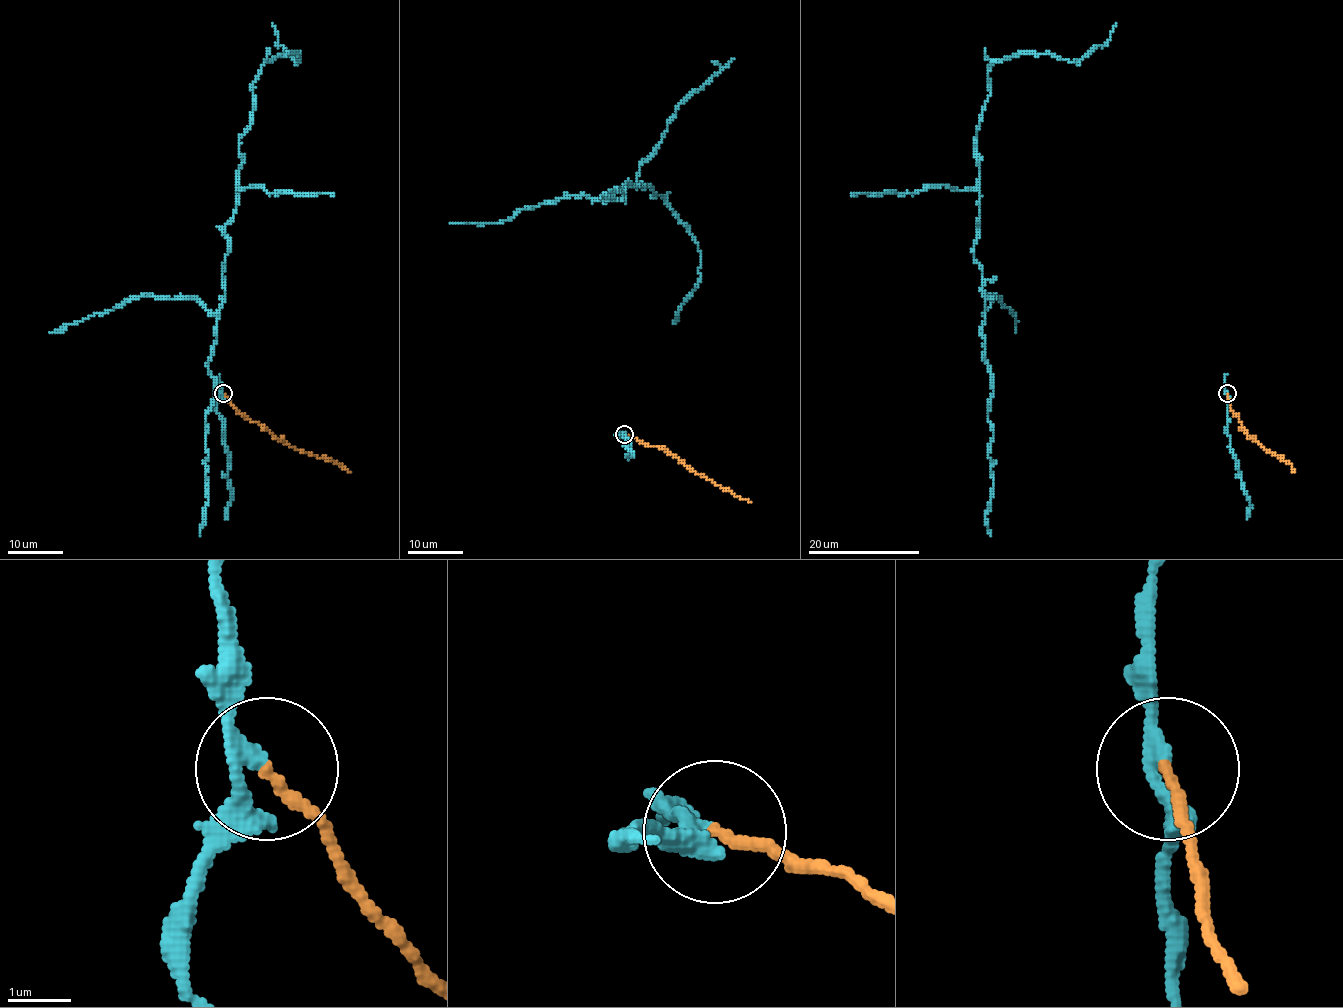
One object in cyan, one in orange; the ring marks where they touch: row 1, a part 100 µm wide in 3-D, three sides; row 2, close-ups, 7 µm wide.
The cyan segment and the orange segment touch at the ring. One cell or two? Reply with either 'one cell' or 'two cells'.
two cells

